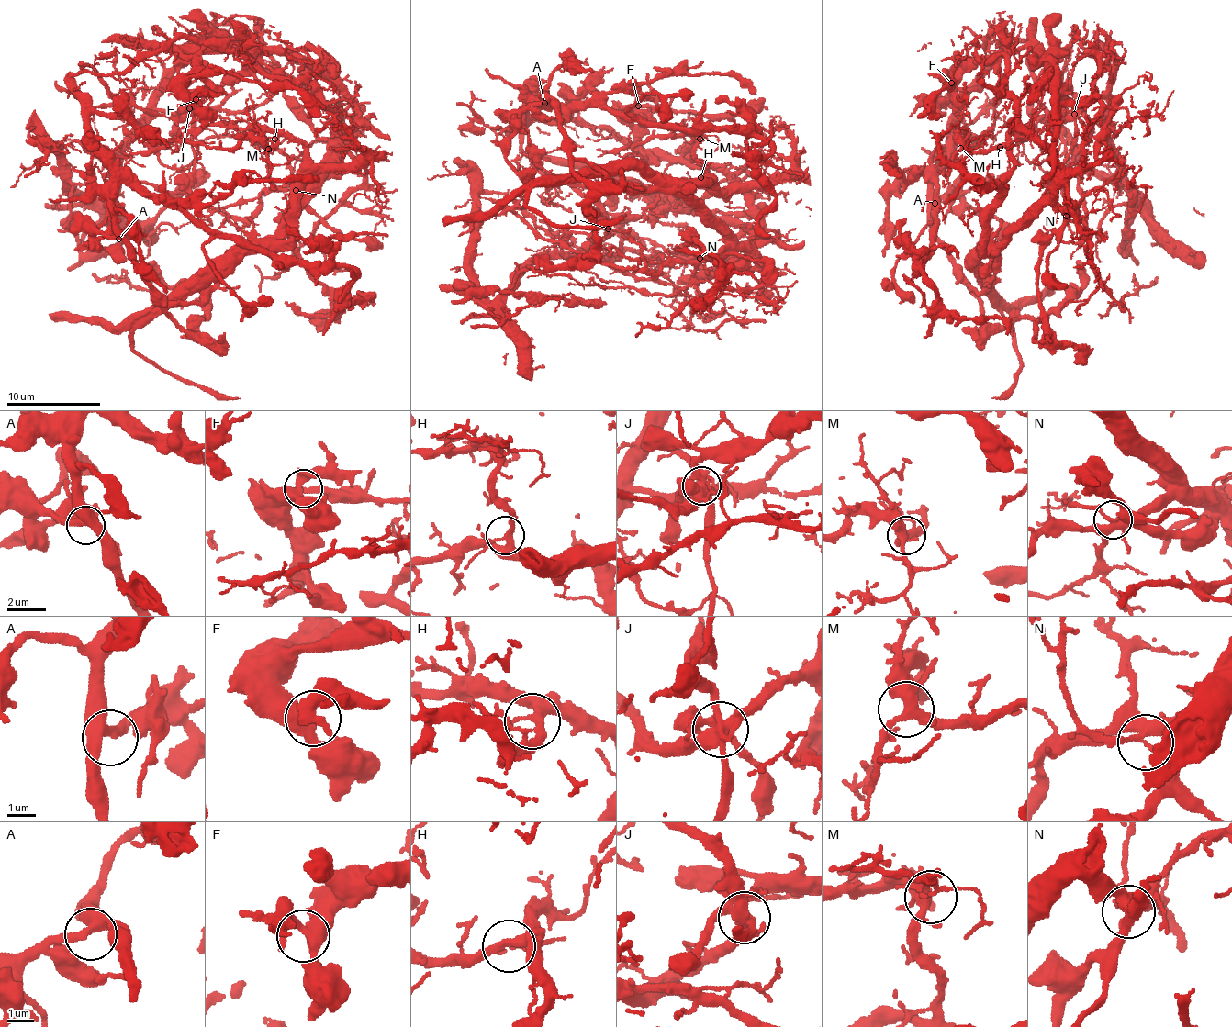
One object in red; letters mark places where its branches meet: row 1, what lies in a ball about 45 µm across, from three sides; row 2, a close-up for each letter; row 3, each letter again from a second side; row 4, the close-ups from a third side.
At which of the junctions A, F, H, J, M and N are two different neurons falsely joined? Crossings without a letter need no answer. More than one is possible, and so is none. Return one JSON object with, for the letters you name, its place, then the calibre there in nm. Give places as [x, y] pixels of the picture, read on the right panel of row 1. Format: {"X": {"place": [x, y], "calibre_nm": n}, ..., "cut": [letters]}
{"J": {"place": [1074, 114], "calibre_nm": 440}, "N": {"place": [1066, 216], "calibre_nm": 280}, "cut": ["J", "N"]}

